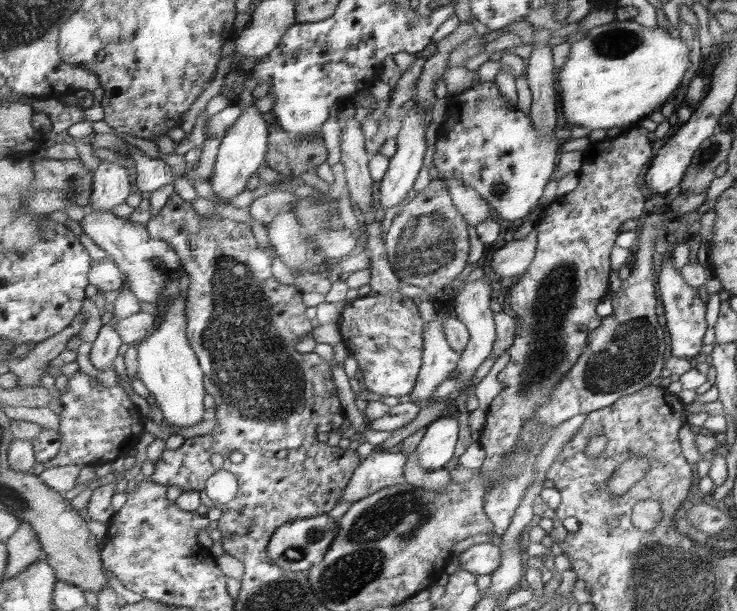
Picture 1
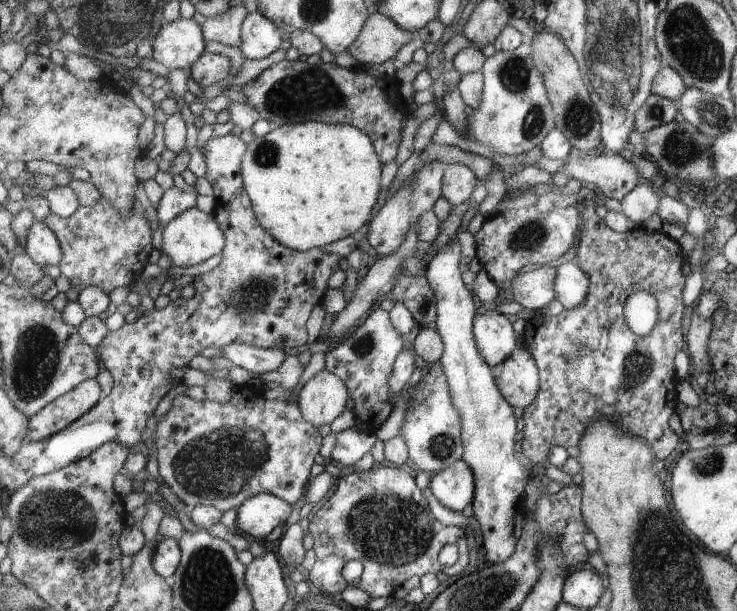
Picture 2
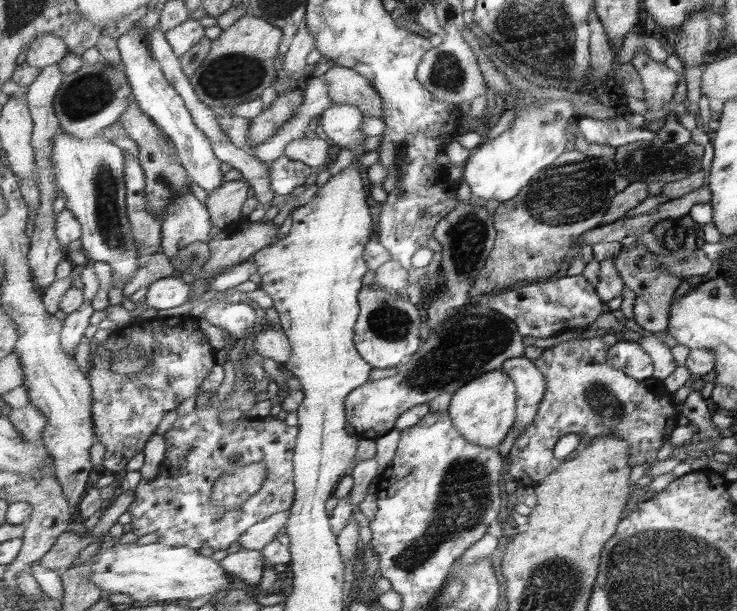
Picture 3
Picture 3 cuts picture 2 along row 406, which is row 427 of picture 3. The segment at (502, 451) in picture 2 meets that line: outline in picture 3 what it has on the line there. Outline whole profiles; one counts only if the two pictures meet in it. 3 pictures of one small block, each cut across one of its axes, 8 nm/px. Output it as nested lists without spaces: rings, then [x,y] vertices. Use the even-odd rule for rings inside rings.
[[[502,368],[493,370],[456,390],[448,410],[455,426],[472,443],[498,449],[518,421],[517,385]]]

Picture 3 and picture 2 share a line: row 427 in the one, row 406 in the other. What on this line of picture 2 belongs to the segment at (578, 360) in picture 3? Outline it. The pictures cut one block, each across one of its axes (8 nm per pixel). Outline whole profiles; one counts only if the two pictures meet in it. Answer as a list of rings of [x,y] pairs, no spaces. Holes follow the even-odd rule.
[[[596,200],[584,206],[583,224],[579,230],[579,244],[576,248],[579,266],[591,278],[591,290],[587,300],[577,308],[565,308],[558,315],[548,316],[537,310],[527,320],[524,328],[523,346],[534,355],[542,378],[538,397],[529,407],[523,409],[522,417],[525,422],[521,439],[523,454],[533,465],[549,461],[549,454],[555,446],[578,446],[587,434],[591,422],[605,416],[613,416],[617,426],[623,426],[627,434],[647,438],[647,442],[651,442],[657,456],[663,461],[683,441],[681,435],[675,434],[669,424],[679,404],[677,384],[681,378],[677,376],[675,356],[685,348],[685,258],[684,252],[681,252],[681,243],[663,231],[649,232],[640,226],[629,231],[616,232],[605,224],[599,208]],[[637,290],[648,290],[657,296],[659,302],[659,322],[649,336],[639,336],[627,326],[625,304]]]

